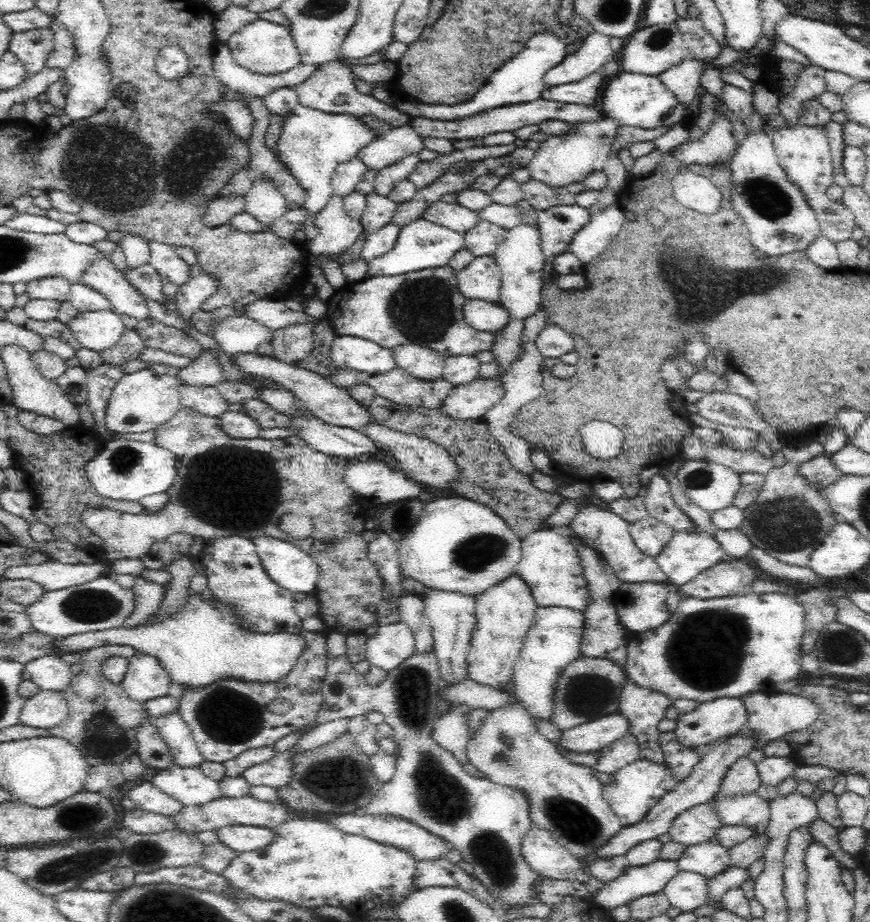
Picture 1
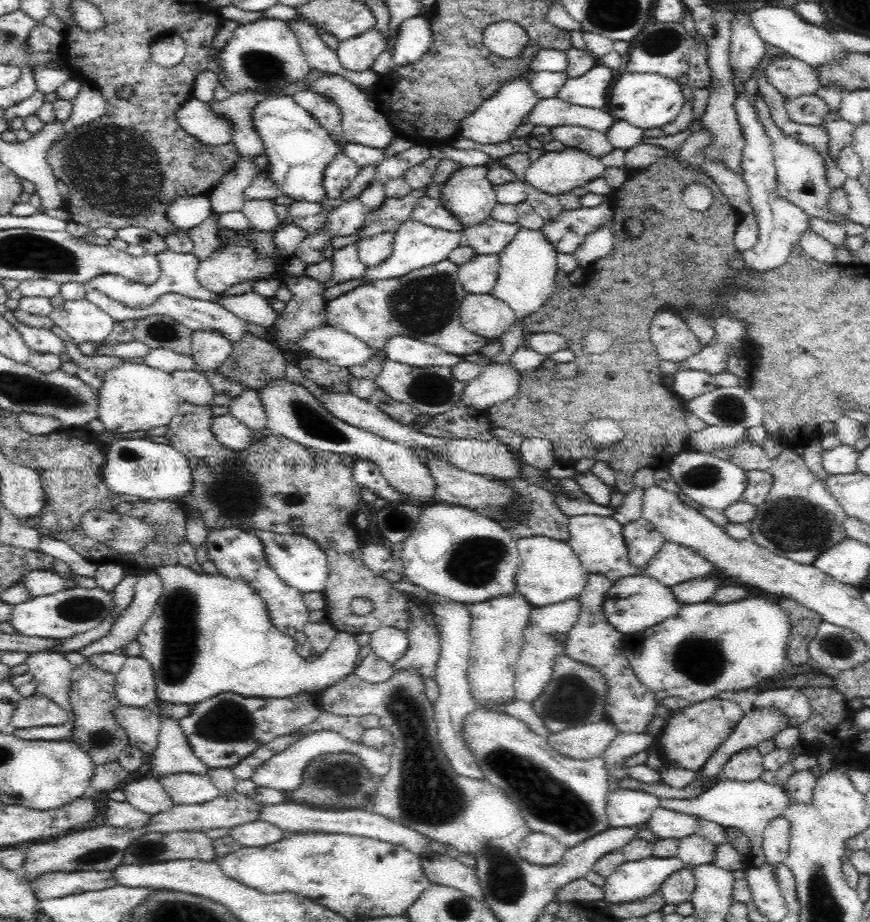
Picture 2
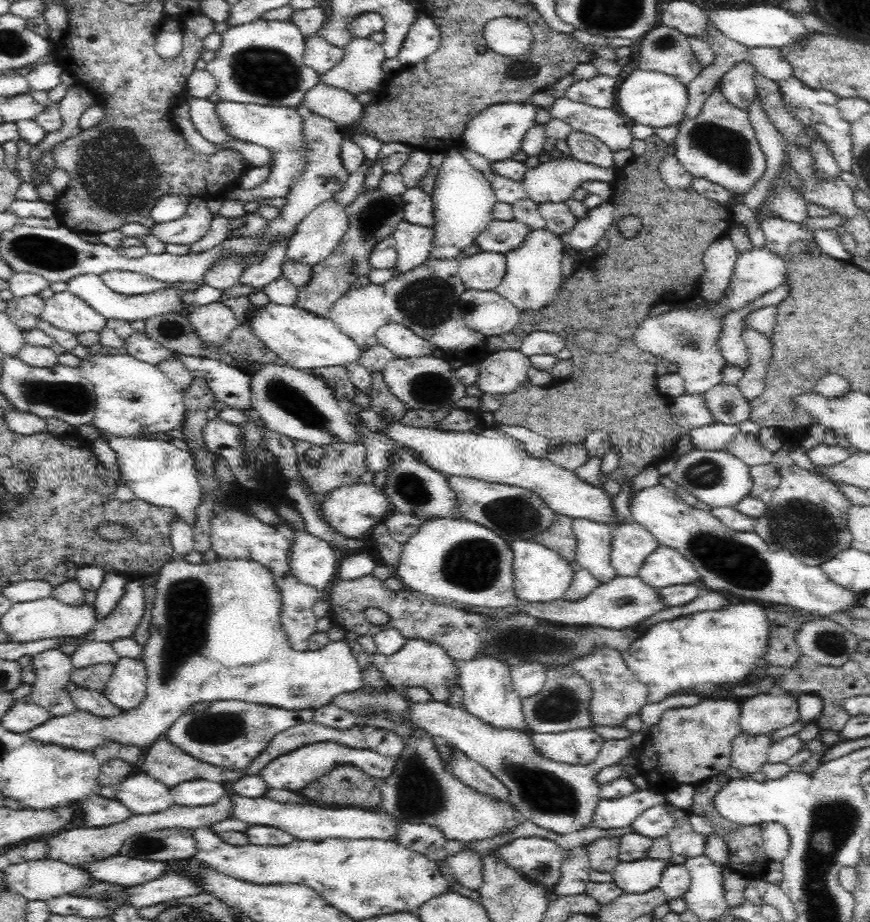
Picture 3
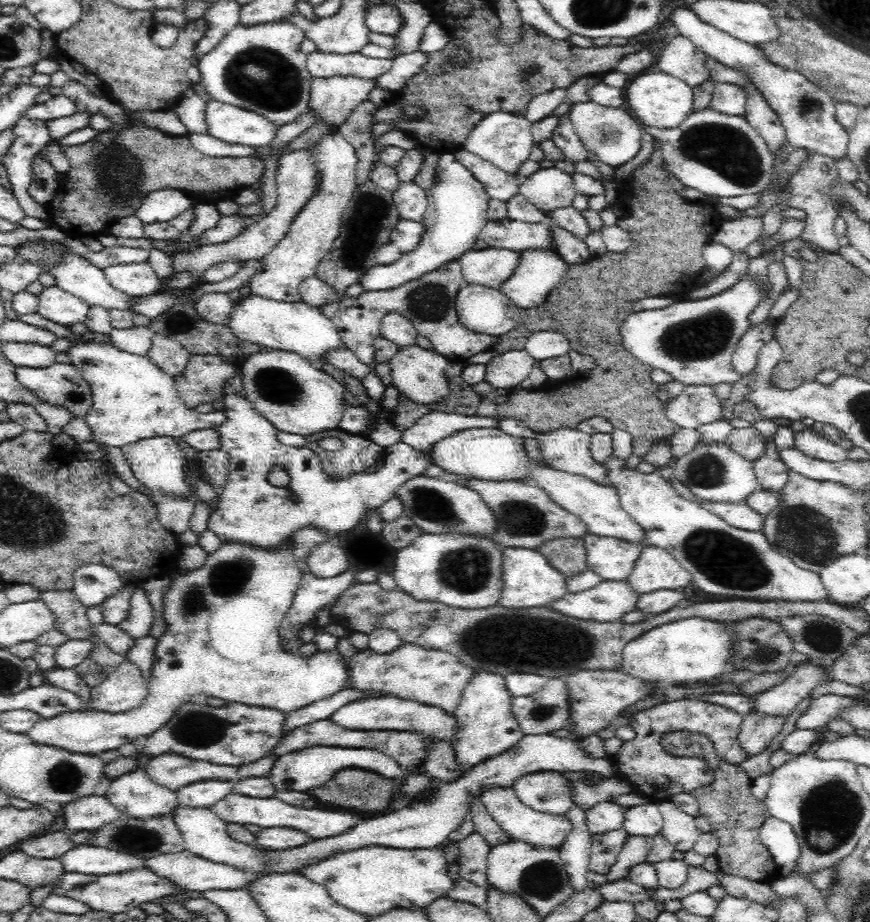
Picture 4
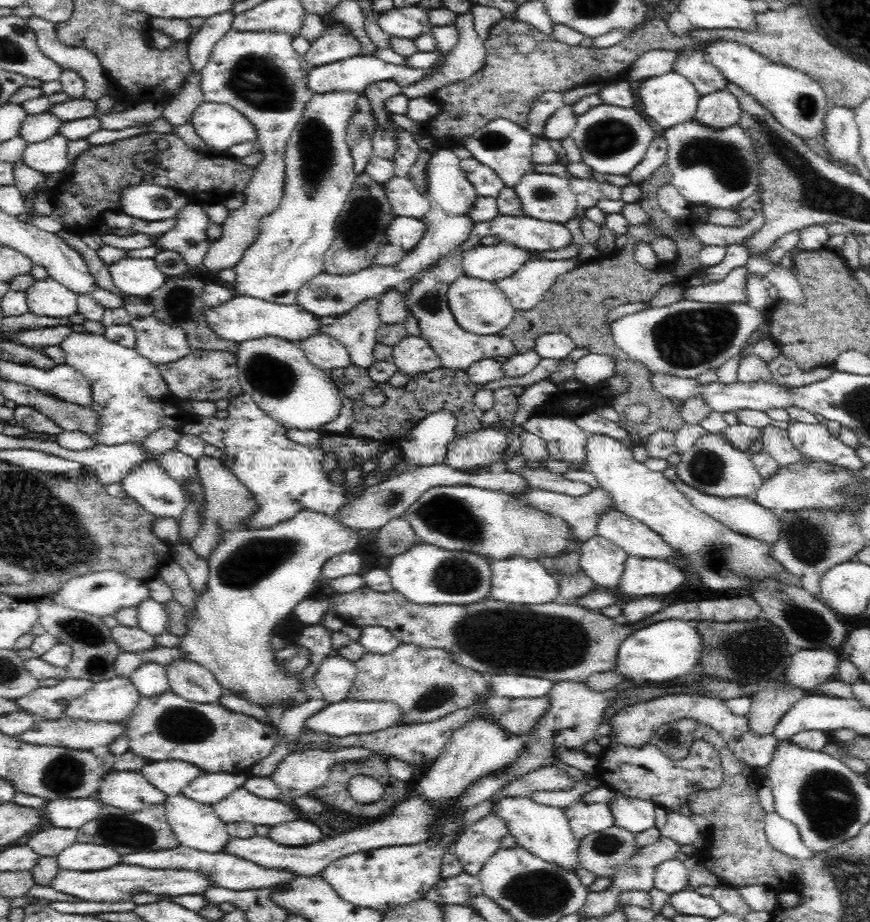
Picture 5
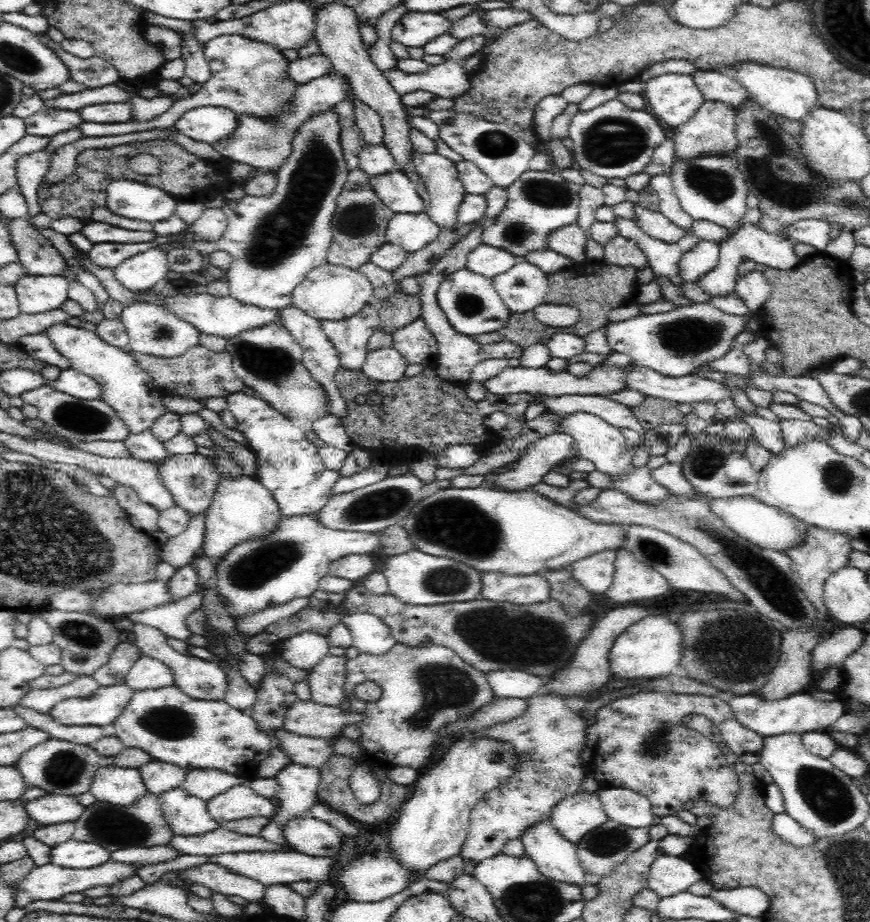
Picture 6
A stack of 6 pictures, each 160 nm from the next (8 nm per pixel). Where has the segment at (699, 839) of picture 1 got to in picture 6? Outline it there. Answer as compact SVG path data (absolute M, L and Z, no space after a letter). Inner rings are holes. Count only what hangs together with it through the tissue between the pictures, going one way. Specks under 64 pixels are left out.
M627 788L598 790L603 809L610 820L630 828L649 828L655 814L646 796Z

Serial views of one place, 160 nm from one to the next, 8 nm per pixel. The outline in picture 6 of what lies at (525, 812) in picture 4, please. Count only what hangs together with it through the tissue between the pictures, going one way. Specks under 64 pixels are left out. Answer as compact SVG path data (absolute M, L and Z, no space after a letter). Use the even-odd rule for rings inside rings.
M545 818L526 828L519 838L522 841L524 852L538 867L538 870L552 880L569 882L584 886L585 870L580 866L580 859L577 855L577 845L568 842L553 826L550 818Z

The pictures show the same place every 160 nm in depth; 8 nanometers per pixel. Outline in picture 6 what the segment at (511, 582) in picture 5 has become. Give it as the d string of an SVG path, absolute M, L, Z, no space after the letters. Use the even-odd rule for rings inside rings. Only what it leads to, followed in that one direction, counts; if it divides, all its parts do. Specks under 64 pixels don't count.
M486 572L482 574L482 598L512 602L512 604L538 604L550 599L548 581L534 573L506 574L502 572Z

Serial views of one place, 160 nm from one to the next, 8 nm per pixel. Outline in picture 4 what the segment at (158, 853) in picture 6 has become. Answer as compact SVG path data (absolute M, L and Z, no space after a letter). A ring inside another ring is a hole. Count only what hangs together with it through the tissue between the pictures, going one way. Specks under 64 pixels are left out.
M187 850L154 856L154 858L148 858L145 862L152 872L160 876L161 879L170 881L172 885L176 885L176 887L180 888L180 892L192 891L203 893L209 890L242 889L246 884L250 884L252 880L256 880L259 877L258 875L238 870L226 864L204 860L204 858L200 858Z

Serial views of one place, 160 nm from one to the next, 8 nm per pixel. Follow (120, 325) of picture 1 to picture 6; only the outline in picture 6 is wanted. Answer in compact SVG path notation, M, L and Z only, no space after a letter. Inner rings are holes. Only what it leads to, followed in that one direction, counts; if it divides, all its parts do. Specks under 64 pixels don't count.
M24 275L13 288L18 294L21 312L40 314L50 310L62 309L69 300L70 278L60 275Z

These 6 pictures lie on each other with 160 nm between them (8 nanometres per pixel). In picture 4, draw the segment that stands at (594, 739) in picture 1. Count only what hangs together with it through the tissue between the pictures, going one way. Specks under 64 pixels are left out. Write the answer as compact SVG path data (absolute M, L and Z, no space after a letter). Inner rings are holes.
M526 734L514 746L509 747L506 752L496 754L482 762L470 766L466 776L451 783L437 784L435 797L427 801L418 801L413 805L405 805L402 809L381 815L372 820L362 820L358 826L340 836L330 838L314 839L301 847L285 851L269 851L262 849L261 852L267 856L269 868L274 873L294 873L294 870L316 864L318 860L344 850L356 850L362 846L386 846L388 848L400 849L435 849L442 846L444 842L452 838L452 832L464 821L464 816L469 811L472 798L479 796L484 786L510 786L514 781L526 774L543 771L566 772L592 772L601 774L605 779L621 777L622 772L616 768L613 760L604 757L592 757L582 747L578 746L578 738L572 736L557 737L548 734Z

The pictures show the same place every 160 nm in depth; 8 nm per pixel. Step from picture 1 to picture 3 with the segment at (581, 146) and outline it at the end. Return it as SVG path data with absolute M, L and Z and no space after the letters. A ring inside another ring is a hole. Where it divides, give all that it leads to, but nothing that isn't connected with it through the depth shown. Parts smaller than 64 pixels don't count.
M563 156L561 158L550 158L548 162L540 163L532 170L527 169L521 183L527 190L528 199L534 202L565 202L575 190L582 186L582 183L600 181L612 184L617 177L617 171L618 168L615 166L600 168L595 164L576 160L572 156Z

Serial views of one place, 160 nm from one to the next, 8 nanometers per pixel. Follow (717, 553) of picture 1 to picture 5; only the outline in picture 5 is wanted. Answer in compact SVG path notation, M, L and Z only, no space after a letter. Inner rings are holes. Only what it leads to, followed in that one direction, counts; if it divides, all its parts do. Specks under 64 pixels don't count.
M629 556L616 589L629 599L670 594L684 582L684 572L676 564L656 558Z

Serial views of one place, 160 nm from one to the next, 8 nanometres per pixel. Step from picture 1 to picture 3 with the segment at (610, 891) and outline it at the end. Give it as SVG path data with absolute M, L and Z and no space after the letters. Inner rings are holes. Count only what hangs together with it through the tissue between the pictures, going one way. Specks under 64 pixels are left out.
M672 855L668 860L654 860L646 857L632 862L620 861L610 872L612 881L622 892L644 894L659 886L665 868L670 865L684 865L685 859Z

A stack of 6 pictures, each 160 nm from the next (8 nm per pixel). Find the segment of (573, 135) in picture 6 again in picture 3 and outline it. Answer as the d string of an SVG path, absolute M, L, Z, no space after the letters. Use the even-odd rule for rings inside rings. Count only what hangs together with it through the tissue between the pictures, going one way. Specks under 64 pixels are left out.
M564 96L556 99L546 111L549 118L562 120L578 132L596 136L612 153L631 146L629 125L613 109L596 108Z

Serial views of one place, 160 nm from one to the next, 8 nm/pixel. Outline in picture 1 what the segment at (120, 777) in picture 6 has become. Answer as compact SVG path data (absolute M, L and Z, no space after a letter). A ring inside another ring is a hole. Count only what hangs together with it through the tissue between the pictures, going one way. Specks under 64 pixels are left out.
M144 782L130 790L132 802L140 806L144 812L174 816L182 810L183 804L156 788L151 782Z

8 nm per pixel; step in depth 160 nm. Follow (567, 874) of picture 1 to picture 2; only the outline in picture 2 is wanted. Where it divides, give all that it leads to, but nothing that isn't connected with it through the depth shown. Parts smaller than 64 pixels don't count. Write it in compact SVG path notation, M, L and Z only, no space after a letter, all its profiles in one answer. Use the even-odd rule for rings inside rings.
M543 832L527 834L519 844L524 860L543 867L557 865L568 850L561 842Z

